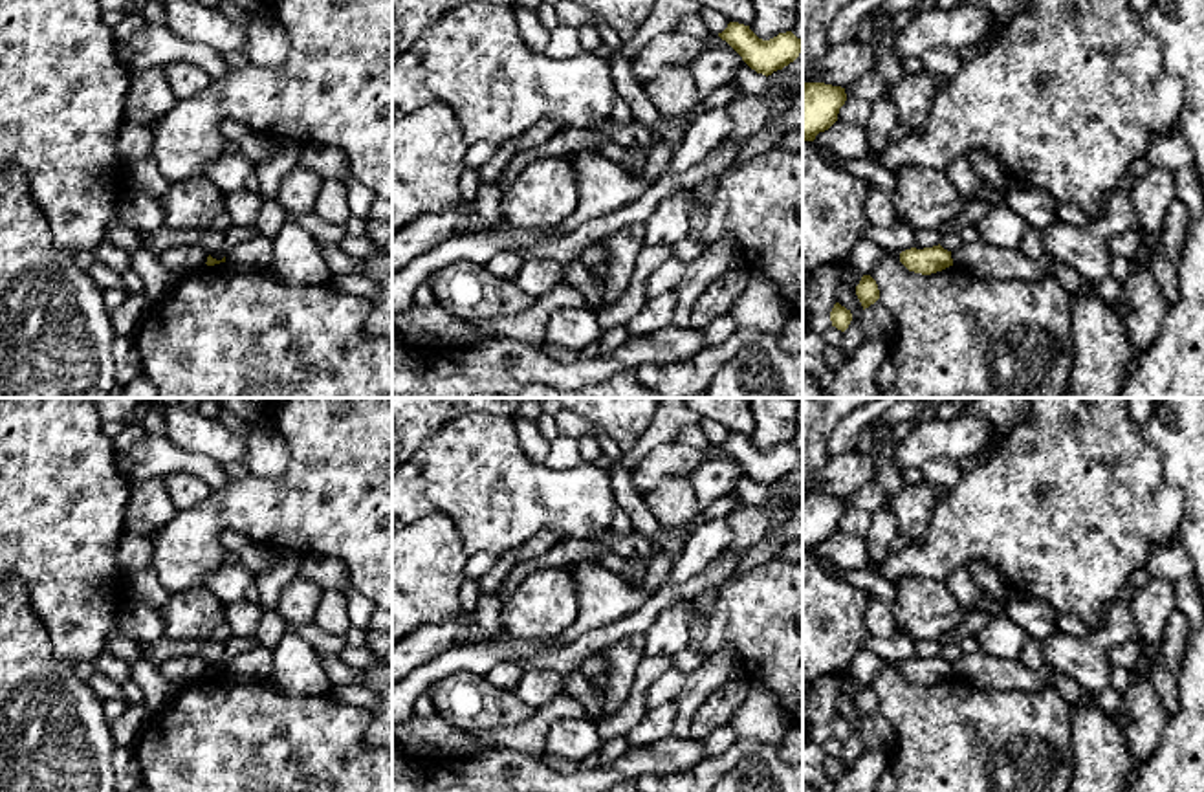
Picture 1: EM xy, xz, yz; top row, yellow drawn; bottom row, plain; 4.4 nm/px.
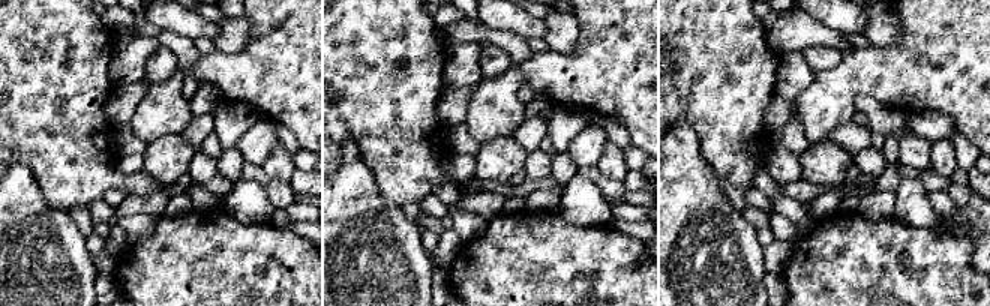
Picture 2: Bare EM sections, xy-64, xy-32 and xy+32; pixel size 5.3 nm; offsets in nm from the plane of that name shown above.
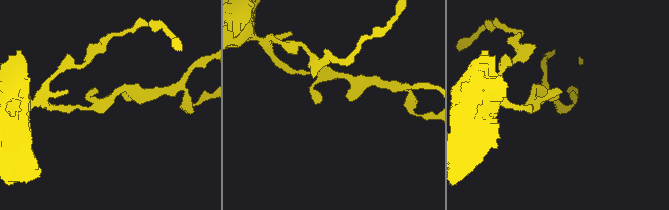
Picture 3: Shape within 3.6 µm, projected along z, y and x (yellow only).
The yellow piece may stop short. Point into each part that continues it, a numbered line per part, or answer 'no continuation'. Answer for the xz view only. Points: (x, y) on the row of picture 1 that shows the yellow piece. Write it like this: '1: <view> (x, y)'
no continuation

